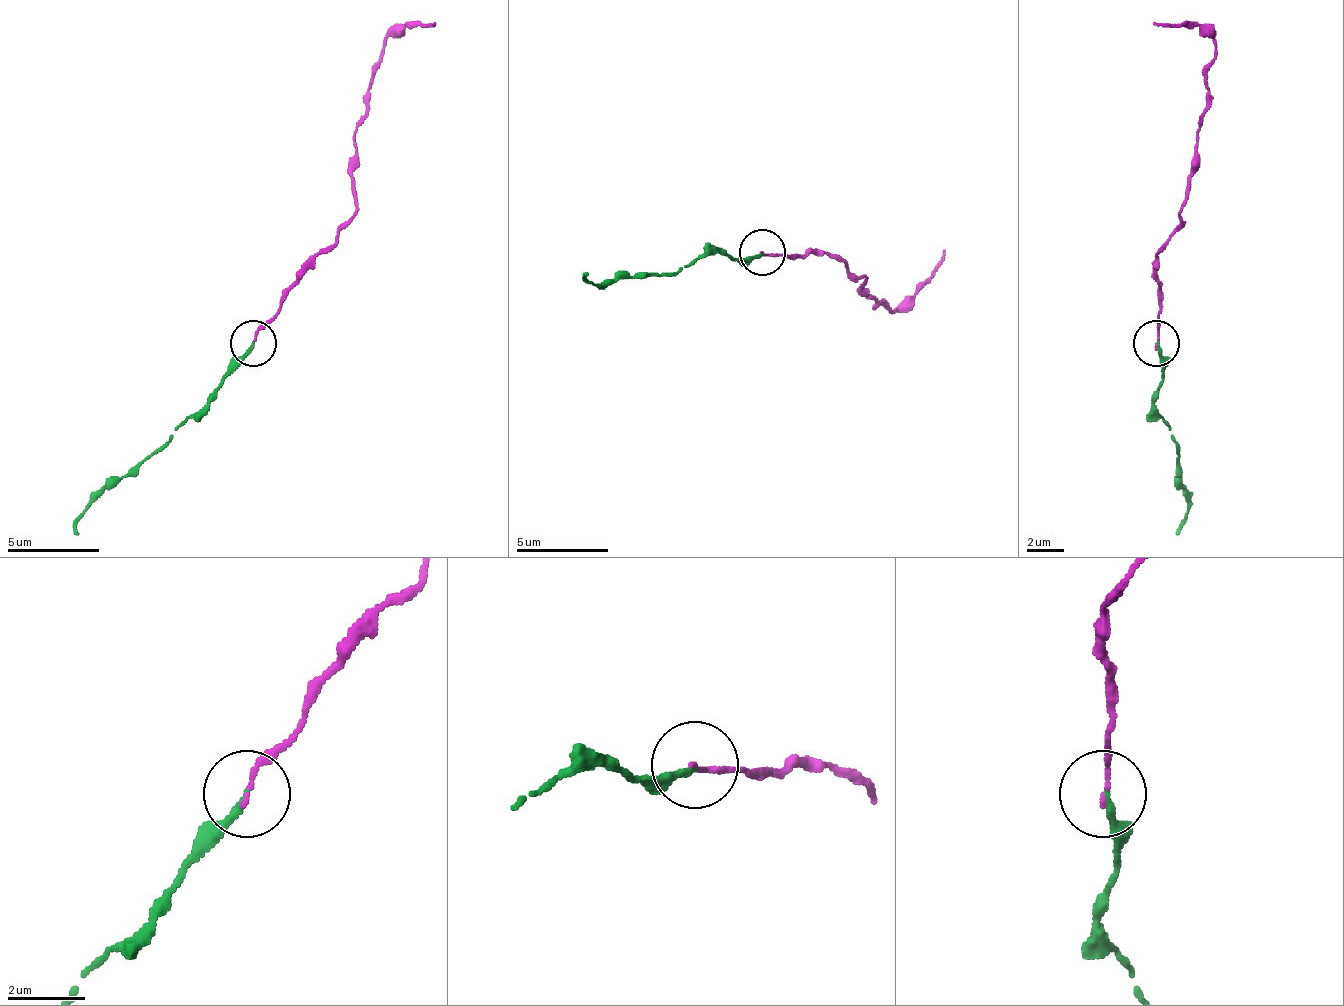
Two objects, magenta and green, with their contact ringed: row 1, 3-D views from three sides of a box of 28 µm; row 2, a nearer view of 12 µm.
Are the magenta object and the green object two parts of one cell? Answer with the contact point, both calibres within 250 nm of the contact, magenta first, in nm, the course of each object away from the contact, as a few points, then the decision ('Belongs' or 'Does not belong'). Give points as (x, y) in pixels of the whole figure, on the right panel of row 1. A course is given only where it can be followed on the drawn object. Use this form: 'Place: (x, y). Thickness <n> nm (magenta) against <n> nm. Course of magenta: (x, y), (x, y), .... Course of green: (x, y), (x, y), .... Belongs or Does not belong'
Place: (1156, 343). Thickness 100 nm (magenta) against 160 nm. Course of magenta: (1157, 344), (1157, 248), (1180, 211), (1217, 46), (1194, 27), (1152, 23). Course of green: (1157, 344), (1157, 418), (1175, 441), (1175, 482), (1189, 505), (1175, 532). Belongs

